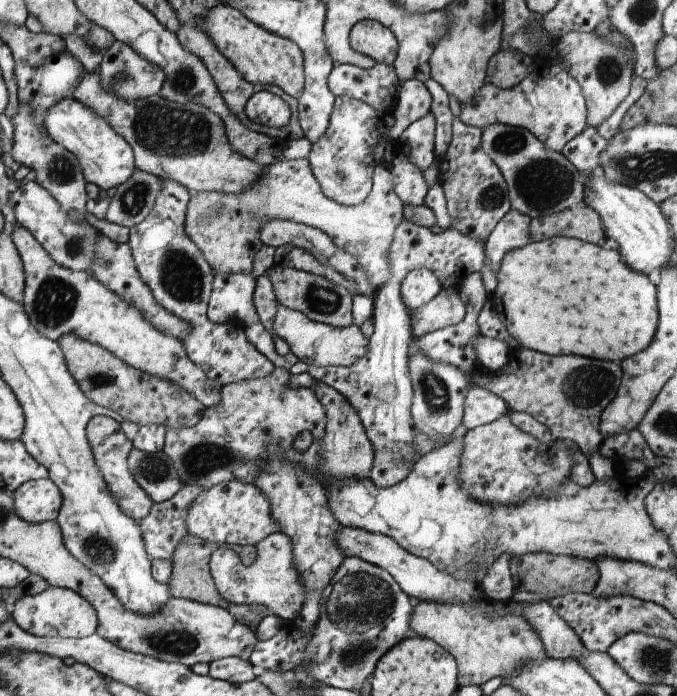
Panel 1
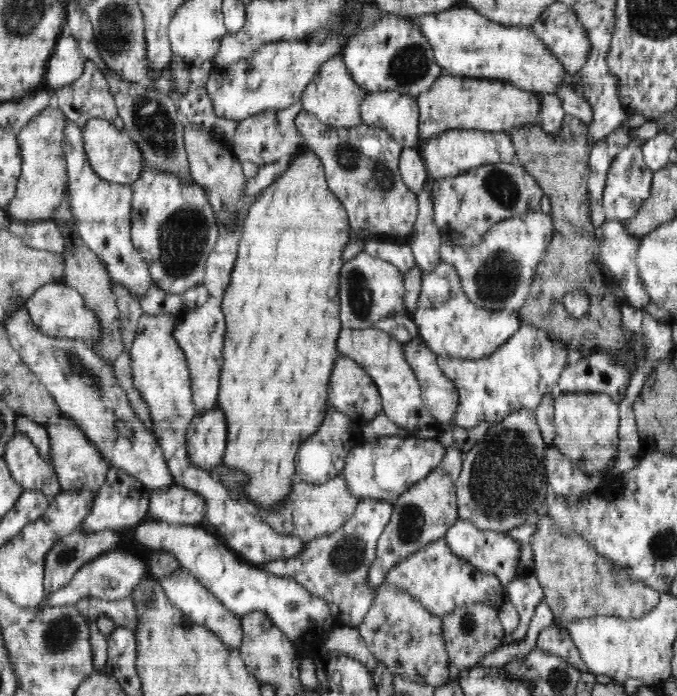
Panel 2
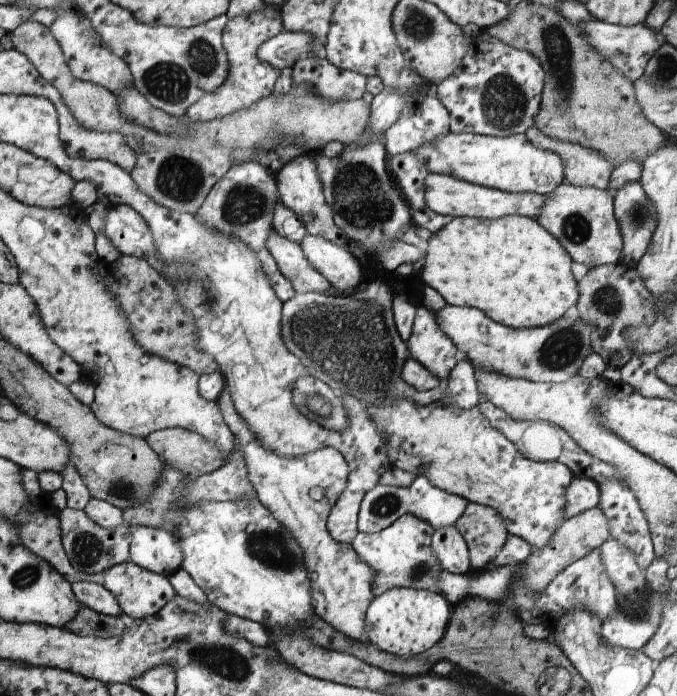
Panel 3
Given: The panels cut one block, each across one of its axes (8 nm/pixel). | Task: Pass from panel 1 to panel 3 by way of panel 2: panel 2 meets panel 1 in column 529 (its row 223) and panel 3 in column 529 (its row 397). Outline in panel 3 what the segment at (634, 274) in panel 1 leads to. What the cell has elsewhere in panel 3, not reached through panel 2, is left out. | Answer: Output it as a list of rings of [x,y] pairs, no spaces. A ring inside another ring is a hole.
[[[454,217],[442,230],[432,234],[424,260],[420,271],[422,280],[434,288],[448,305],[480,309],[498,324],[510,328],[525,329],[552,324],[579,302],[573,258],[563,244],[532,217]]]

